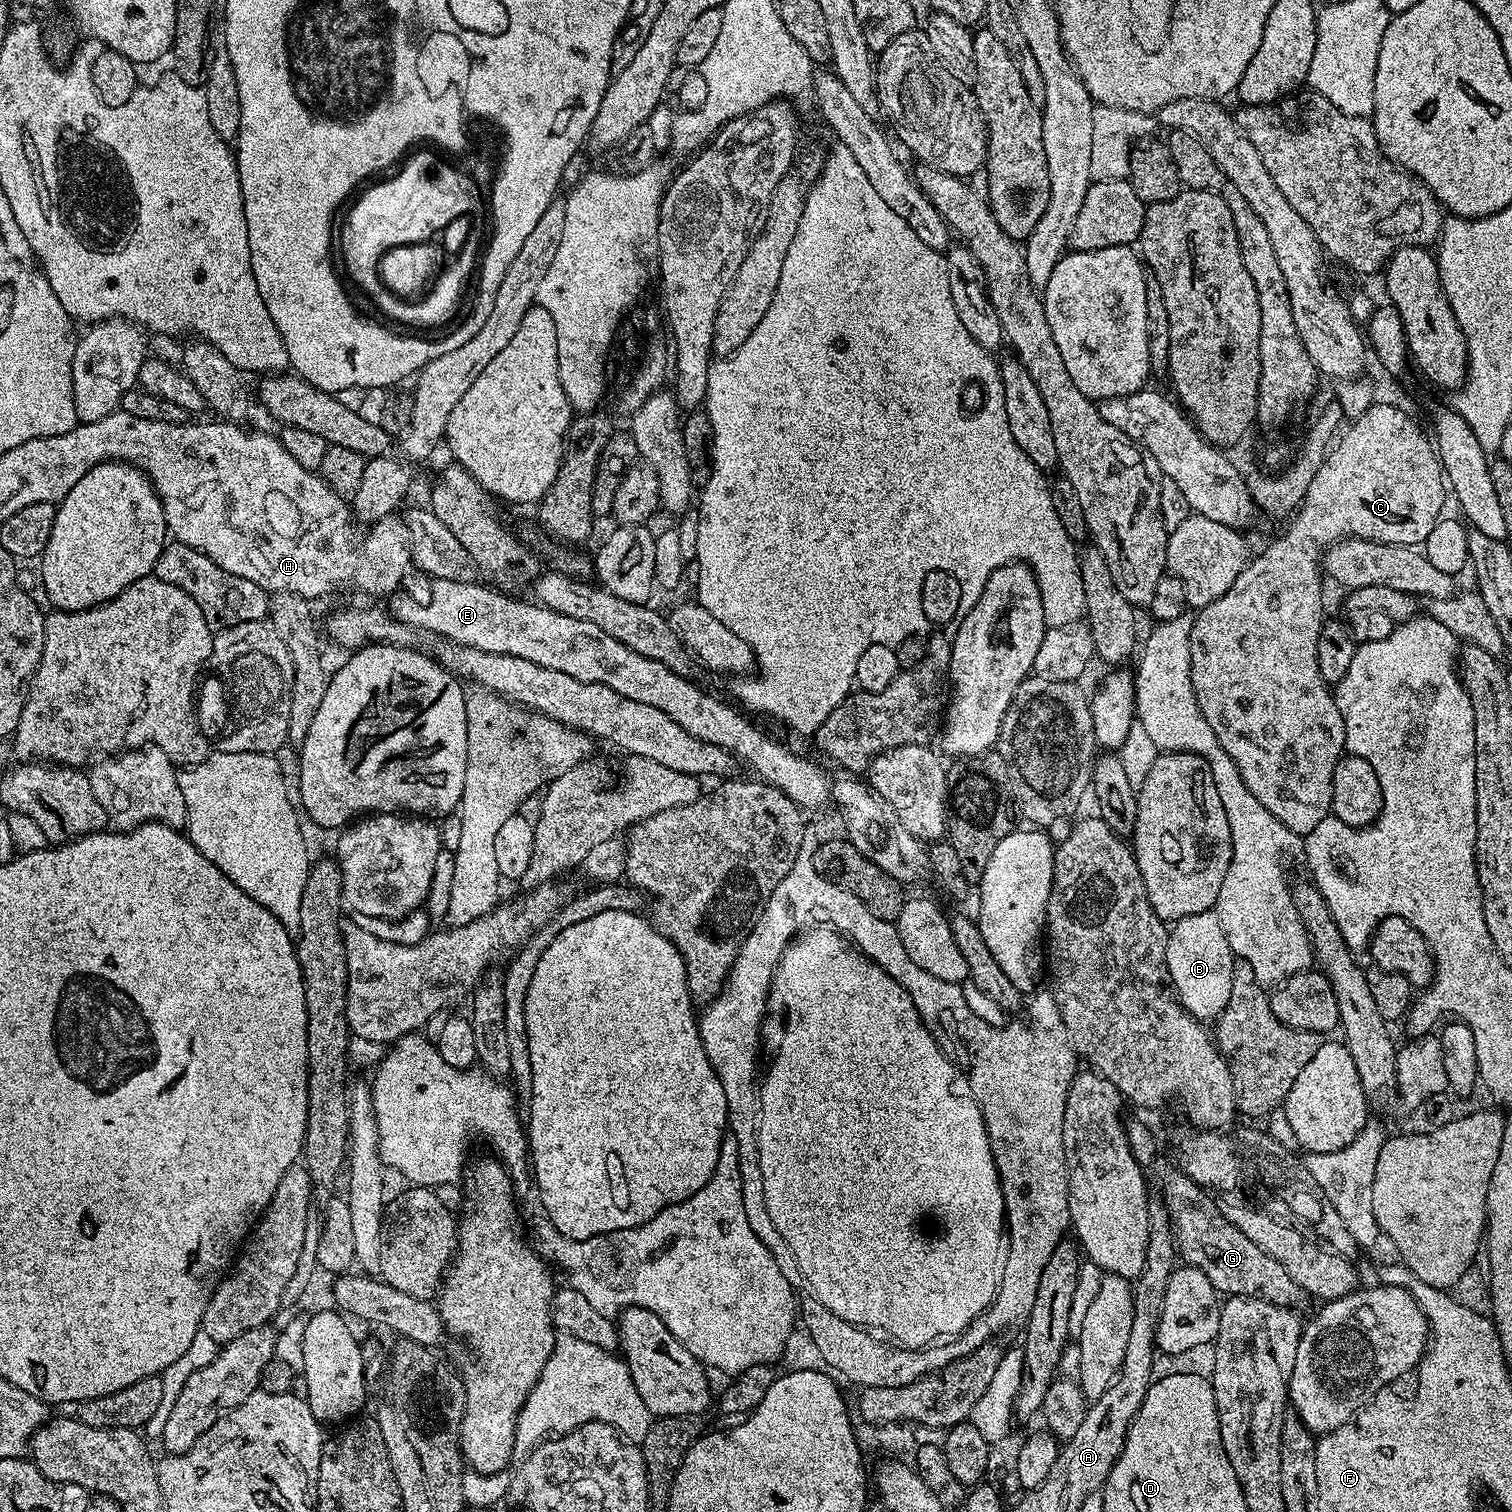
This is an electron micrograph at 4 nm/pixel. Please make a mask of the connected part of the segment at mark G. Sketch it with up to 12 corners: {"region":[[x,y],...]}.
{"region":[[1164,1172],[1178,1256],[1225,1297],[1306,1293],[1209,1193]]}

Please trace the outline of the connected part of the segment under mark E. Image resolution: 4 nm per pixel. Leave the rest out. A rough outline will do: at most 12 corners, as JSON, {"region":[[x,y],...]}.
{"region":[[487,583],[391,597],[421,633],[668,714],[801,810],[832,780],[602,626]]}

